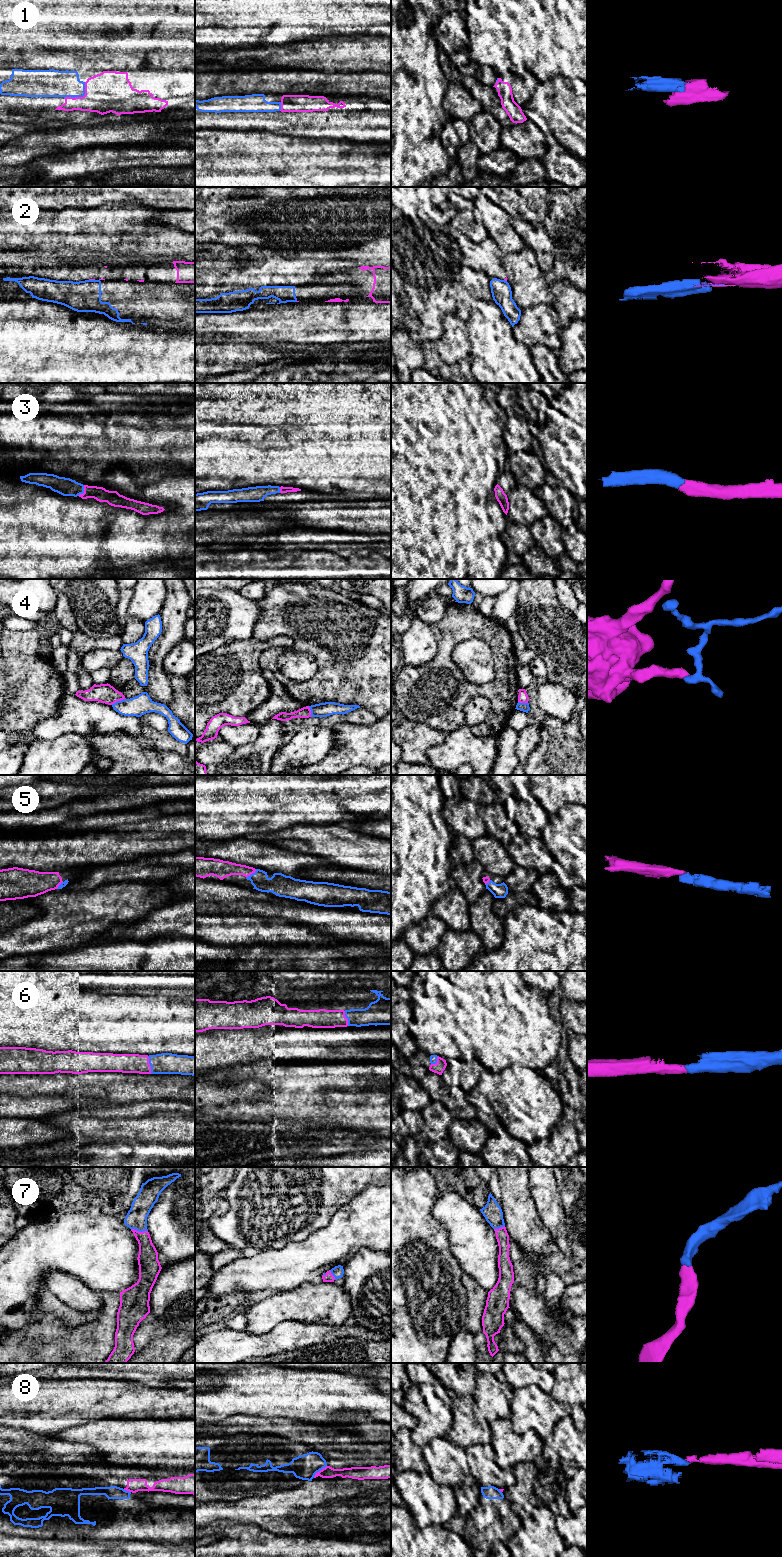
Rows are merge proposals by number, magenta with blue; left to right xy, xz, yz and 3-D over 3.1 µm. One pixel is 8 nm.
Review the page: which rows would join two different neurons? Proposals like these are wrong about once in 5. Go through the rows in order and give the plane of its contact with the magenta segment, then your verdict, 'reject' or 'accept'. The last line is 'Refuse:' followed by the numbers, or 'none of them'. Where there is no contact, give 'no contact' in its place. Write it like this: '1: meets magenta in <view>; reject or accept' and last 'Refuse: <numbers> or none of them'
1: meets magenta in xy; accept
2: meets magenta in xy; reject
3: meets magenta in xy; accept
4: meets magenta in xy; accept
5: meets magenta in xz; accept
6: meets magenta in xy; accept
7: meets magenta in xy; accept
8: meets magenta in xz; reject
Refuse: 2, 8

